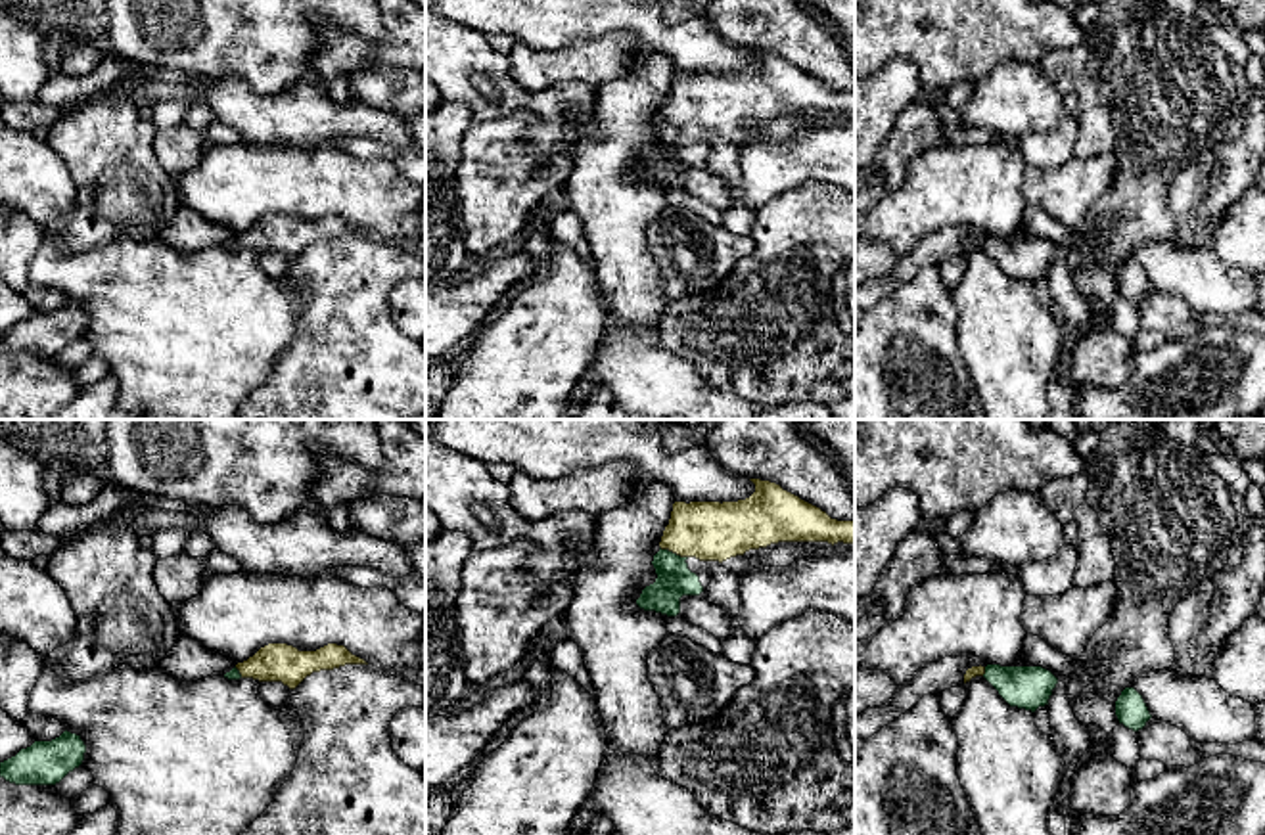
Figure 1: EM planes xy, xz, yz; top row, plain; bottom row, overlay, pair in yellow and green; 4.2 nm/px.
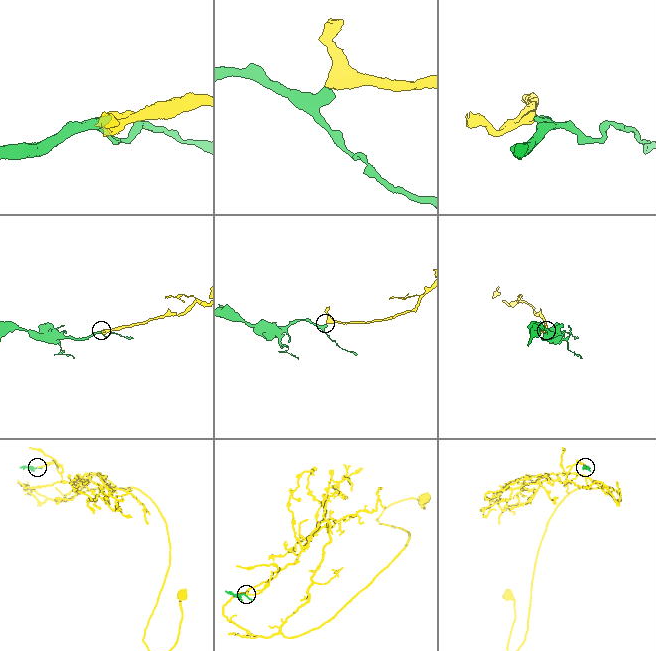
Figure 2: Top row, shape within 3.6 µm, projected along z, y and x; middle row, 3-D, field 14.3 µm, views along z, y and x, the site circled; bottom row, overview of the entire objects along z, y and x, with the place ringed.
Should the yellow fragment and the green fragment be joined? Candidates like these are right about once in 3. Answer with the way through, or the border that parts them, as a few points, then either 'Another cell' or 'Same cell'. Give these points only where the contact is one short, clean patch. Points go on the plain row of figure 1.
Path across: xz (710, 102), (694, 102), (673, 123), (675, 150). Same cell

